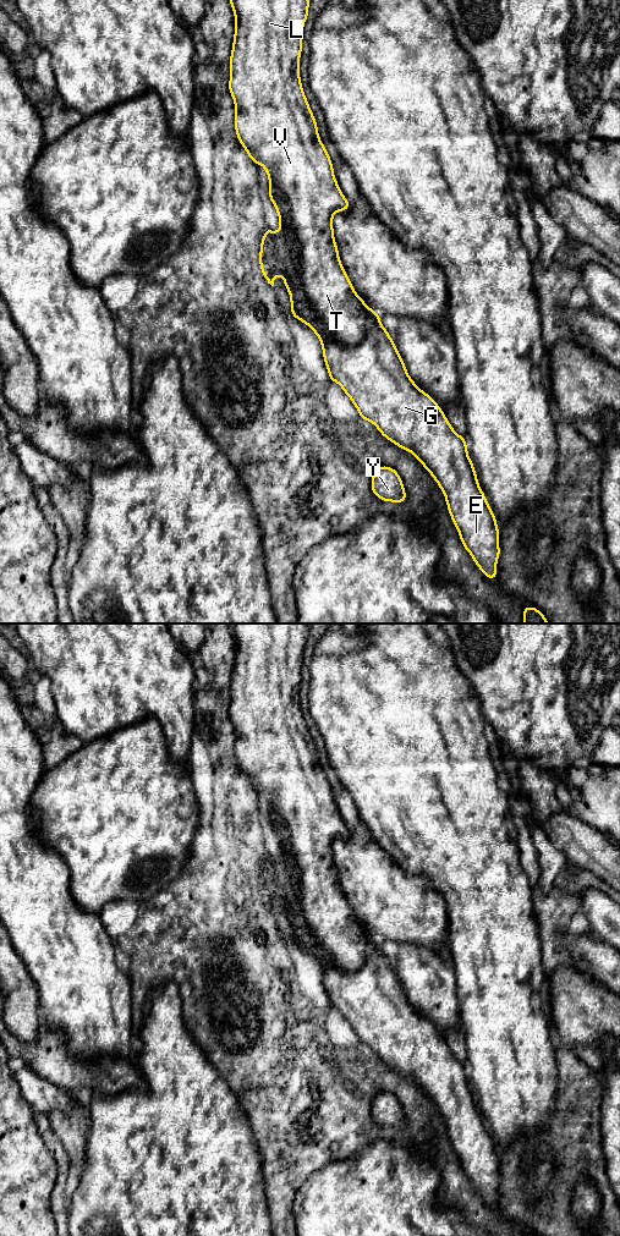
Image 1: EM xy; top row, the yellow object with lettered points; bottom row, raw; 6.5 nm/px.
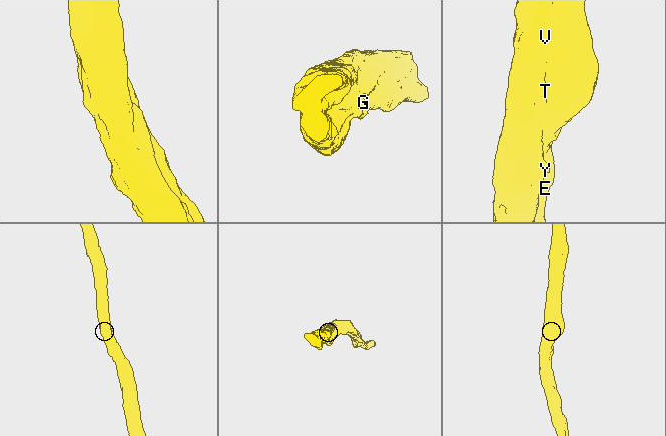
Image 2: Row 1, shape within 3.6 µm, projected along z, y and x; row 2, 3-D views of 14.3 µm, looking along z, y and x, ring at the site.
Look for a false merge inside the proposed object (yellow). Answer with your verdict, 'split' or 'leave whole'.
leave whole

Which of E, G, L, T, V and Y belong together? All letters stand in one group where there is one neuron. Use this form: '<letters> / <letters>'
E G L T V Y

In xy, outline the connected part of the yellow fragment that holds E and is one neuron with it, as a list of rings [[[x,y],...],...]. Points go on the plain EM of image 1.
[[[229,624],[230,631],[234,637],[235,642],[235,660],[234,660],[234,669],[232,676],[230,681],[230,705],[229,705],[229,718],[235,729],[235,757],[237,765],[240,767],[241,771],[246,775],[247,781],[251,786],[256,790],[262,790],[268,804],[269,804],[269,814],[268,822],[274,830],[276,839],[279,841],[280,853],[278,858],[273,858],[268,852],[264,857],[262,868],[260,868],[260,878],[258,881],[259,891],[263,899],[264,905],[274,912],[274,905],[276,901],[281,901],[284,903],[284,911],[290,919],[290,928],[291,933],[290,936],[297,946],[307,950],[314,960],[319,963],[323,976],[323,984],[329,998],[329,1005],[331,1007],[338,1009],[344,1018],[350,1023],[353,1032],[357,1034],[361,1045],[369,1047],[374,1050],[379,1059],[386,1064],[389,1067],[394,1069],[402,1076],[412,1078],[413,1082],[422,1089],[422,1092],[430,1099],[433,1105],[438,1109],[439,1114],[444,1119],[446,1132],[450,1139],[450,1143],[459,1158],[461,1169],[463,1174],[471,1180],[474,1190],[478,1194],[483,1198],[483,1201],[489,1205],[496,1204],[496,1188],[500,1182],[500,1172],[499,1172],[499,1154],[496,1150],[496,1144],[490,1135],[483,1116],[481,1115],[476,1100],[474,1092],[468,1082],[467,1078],[467,1069],[463,1062],[459,1061],[451,1050],[449,1049],[448,1044],[445,1043],[443,1036],[439,1031],[423,1016],[421,1016],[416,1009],[410,1004],[406,991],[396,974],[395,968],[391,966],[389,957],[382,951],[380,949],[380,940],[377,940],[372,934],[369,934],[366,928],[357,921],[353,916],[351,906],[347,903],[346,897],[344,896],[342,889],[339,883],[338,870],[334,863],[334,853],[333,853],[333,842],[338,837],[346,837],[350,833],[350,828],[342,820],[338,807],[334,801],[333,789],[331,785],[319,764],[318,760],[318,752],[314,745],[314,741],[309,734],[307,724],[303,718],[303,713],[301,709],[300,703],[300,683],[302,679],[302,663],[303,663],[303,652],[306,646],[308,644],[308,635],[309,635],[309,625],[308,624]]]

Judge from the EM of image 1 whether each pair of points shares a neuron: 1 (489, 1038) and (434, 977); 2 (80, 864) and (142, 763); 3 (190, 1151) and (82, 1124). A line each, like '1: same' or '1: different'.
1: different
2: same
3: different

